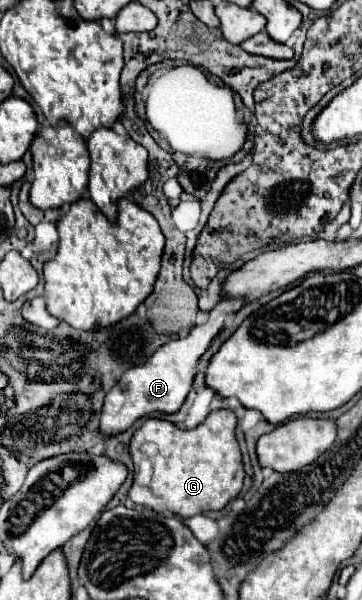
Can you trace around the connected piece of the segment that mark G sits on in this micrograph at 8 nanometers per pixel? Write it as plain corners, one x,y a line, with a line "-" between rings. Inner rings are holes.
216,410
194,430
180,430
168,420
148,418
130,440
134,462
134,484
128,498
134,504
156,512
168,510
174,516
190,518
208,510
222,510
238,496
244,482
242,454
236,442
236,416
230,410
-
144,460
152,464
152,476
144,484

